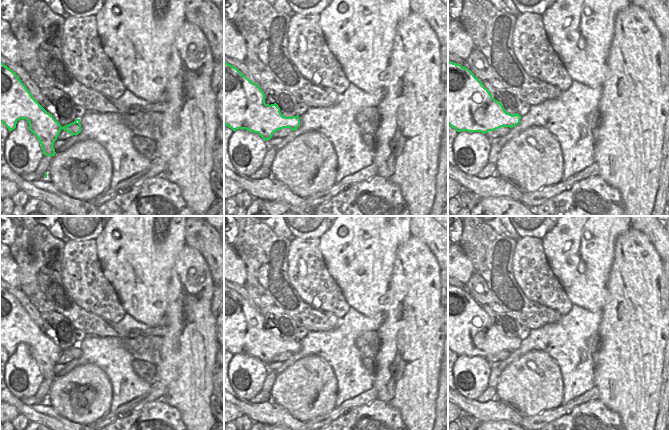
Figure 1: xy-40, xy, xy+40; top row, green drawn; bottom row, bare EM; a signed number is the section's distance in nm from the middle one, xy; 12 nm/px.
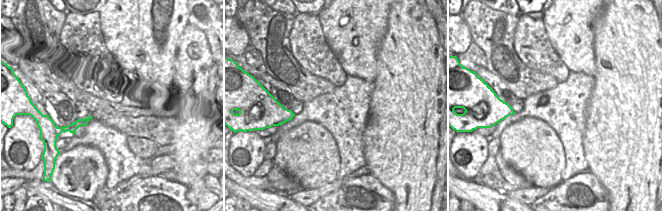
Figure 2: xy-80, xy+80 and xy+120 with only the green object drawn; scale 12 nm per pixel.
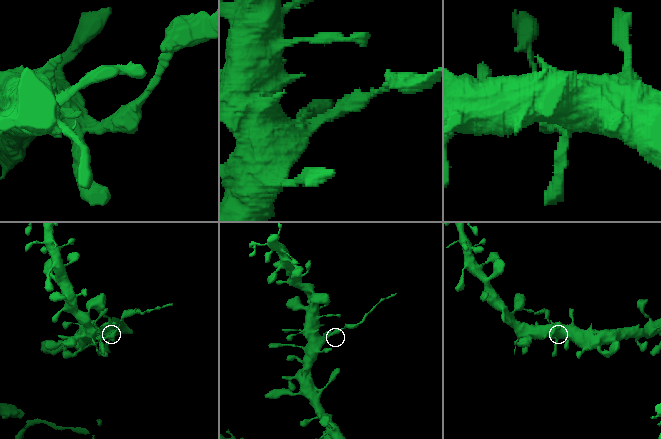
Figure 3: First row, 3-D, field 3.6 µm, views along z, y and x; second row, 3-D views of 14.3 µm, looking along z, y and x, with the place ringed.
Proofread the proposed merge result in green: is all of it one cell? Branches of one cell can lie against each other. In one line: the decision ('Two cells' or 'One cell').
Two cells.

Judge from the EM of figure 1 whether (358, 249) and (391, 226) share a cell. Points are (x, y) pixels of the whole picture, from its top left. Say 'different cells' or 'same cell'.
same cell

